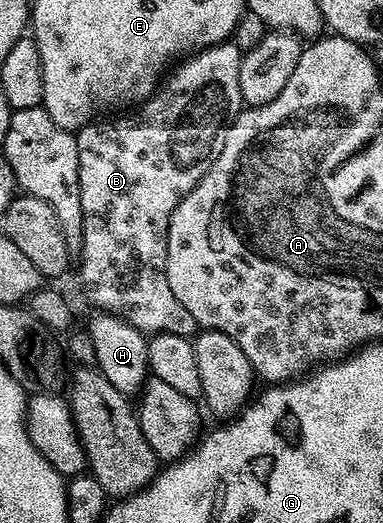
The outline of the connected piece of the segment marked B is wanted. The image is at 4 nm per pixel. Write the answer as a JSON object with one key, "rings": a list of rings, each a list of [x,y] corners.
{"rings":[[[232,42],[194,52],[182,59],[164,77],[157,91],[136,110],[98,119],[76,133],[79,198],[83,206],[79,257],[81,284],[85,287],[86,298],[94,304],[94,309],[121,316],[140,332],[170,332],[192,337],[198,331],[199,325],[195,318],[191,318],[188,310],[183,310],[179,298],[171,294],[171,282],[167,282],[165,259],[169,219],[175,206],[179,206],[179,202],[203,178],[203,174],[207,174],[215,158],[219,158],[219,150],[223,150],[223,142],[227,138],[227,125],[242,110],[243,101],[239,90],[242,55]]]}

